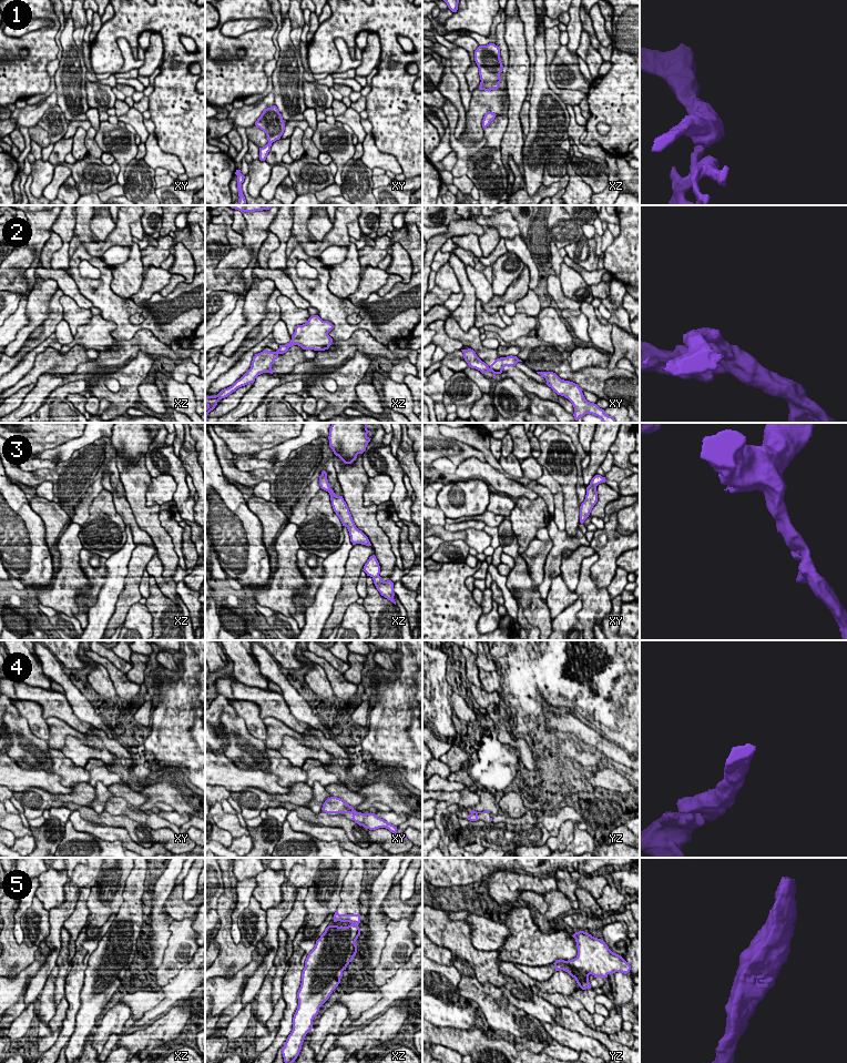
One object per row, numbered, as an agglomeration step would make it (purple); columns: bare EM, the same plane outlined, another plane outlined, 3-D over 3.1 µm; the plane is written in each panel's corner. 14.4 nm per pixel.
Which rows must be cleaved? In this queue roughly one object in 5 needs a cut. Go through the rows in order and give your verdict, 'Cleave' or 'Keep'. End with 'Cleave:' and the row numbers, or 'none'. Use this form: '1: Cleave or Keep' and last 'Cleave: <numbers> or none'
1: Keep
2: Cleave
3: Keep
4: Keep
5: Keep
Cleave: 2

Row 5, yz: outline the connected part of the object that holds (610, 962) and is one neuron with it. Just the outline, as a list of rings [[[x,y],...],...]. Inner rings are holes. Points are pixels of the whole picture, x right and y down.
[[[579,931],[572,935],[578,946],[578,955],[572,960],[557,960],[555,971],[563,970],[575,979],[582,990],[591,989],[589,975],[608,978],[615,972],[629,973],[631,965],[621,955],[613,953],[604,941]]]

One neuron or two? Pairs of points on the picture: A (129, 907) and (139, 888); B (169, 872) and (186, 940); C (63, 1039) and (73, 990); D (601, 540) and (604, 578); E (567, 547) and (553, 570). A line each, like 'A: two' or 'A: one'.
A: one
B: two
C: one
D: one
E: one

